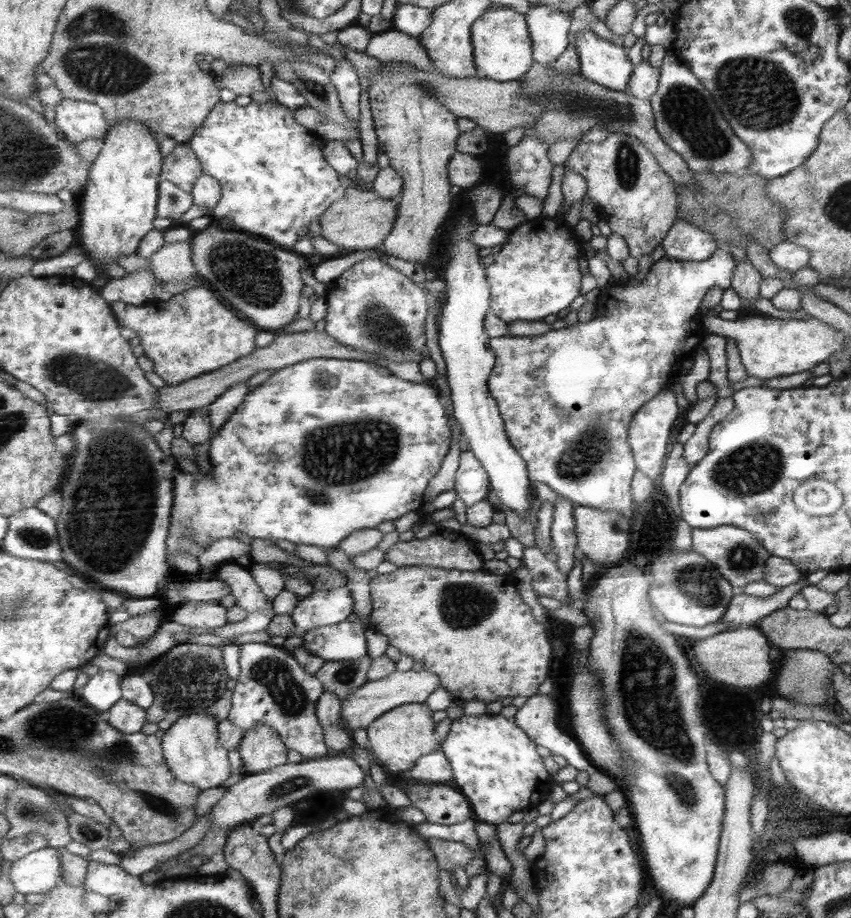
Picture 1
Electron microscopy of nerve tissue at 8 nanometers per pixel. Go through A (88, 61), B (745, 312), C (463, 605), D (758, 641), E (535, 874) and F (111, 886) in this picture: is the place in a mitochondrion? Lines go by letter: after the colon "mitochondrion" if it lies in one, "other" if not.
A: mitochondrion
B: other
C: mitochondrion
D: other
E: other
F: other

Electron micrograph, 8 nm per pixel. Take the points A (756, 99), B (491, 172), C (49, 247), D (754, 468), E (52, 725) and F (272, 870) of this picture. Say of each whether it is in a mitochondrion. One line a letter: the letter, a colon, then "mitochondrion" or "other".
A: mitochondrion
B: other
C: mitochondrion
D: mitochondrion
E: mitochondrion
F: other

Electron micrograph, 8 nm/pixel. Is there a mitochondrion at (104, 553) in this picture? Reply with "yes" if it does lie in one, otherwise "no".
yes

